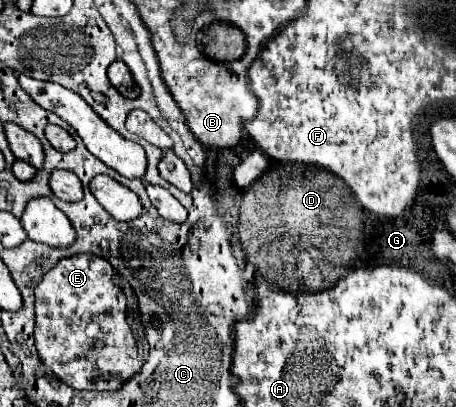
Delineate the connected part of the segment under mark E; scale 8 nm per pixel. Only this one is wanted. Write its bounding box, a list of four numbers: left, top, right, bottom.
[36,254,142,390]

